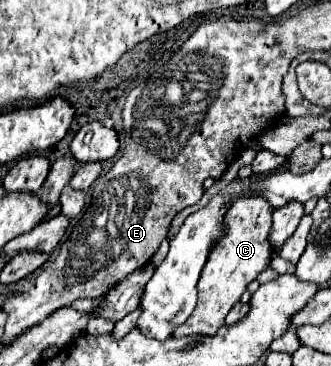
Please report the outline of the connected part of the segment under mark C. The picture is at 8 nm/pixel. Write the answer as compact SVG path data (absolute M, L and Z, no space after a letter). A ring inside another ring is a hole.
M250 197L250 199L238 199L222 221L224 235L216 245L212 245L208 253L208 261L202 269L200 281L198 281L198 305L194 313L188 317L188 321L180 327L176 327L174 337L182 335L216 335L216 331L224 325L226 315L230 309L240 301L246 287L264 271L268 269L274 253L272 243L268 241L268 233L272 227L272 209L268 209L268 201L264 197Z

